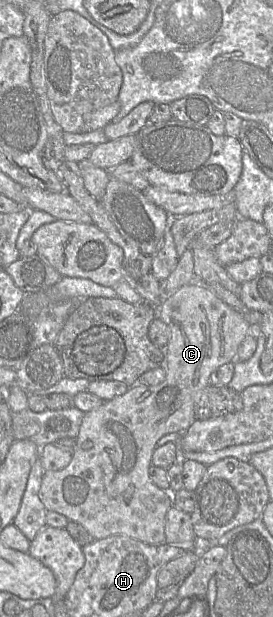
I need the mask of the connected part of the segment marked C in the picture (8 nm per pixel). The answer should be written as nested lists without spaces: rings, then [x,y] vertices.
[[[195,284],[184,285],[172,293],[169,297],[165,298],[158,309],[158,317],[169,328],[169,341],[167,346],[164,348],[164,366],[166,372],[166,378],[164,381],[158,385],[142,385],[137,383],[130,386],[125,394],[117,396],[111,400],[104,401],[97,409],[85,413],[76,438],[76,447],[70,464],[62,470],[46,471],[42,477],[40,499],[47,511],[55,511],[64,515],[68,520],[81,524],[94,540],[119,535],[127,536],[149,545],[162,545],[166,543],[165,518],[168,510],[173,506],[173,501],[172,493],[157,487],[149,476],[149,469],[152,465],[152,456],[156,449],[156,443],[164,435],[170,433],[184,433],[189,429],[196,420],[195,405],[198,393],[210,384],[210,375],[214,370],[225,363],[235,362],[240,344],[245,337],[251,333],[251,324],[249,324],[240,313],[217,297],[211,290]]]

